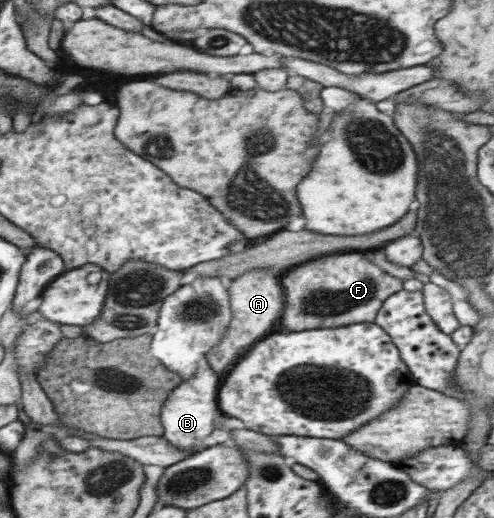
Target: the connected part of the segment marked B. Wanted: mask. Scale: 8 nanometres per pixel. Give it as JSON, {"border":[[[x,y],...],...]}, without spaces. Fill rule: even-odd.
{"border":[[[203,367],[199,374],[189,380],[181,380],[180,385],[170,395],[162,409],[162,437],[181,453],[191,453],[196,446],[203,444],[205,436],[214,430],[215,419],[221,415],[216,402],[216,391],[220,377],[209,368]]]}

